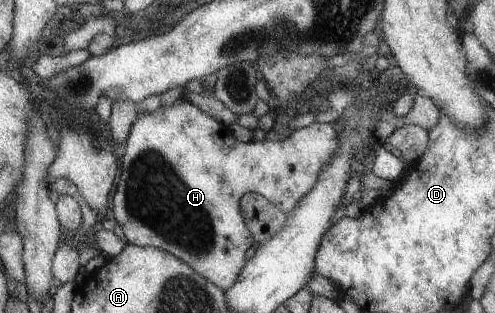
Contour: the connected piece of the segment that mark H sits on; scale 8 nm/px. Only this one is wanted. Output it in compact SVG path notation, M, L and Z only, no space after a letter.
M176 99L169 107L158 107L152 114L138 114L138 117L131 125L127 138L125 139L125 150L121 156L121 172L117 186L115 186L115 193L111 196L111 206L114 214L114 220L119 226L126 238L127 243L139 246L152 246L178 258L181 262L190 266L196 273L199 273L205 280L218 286L222 291L232 285L236 280L237 273L245 264L245 250L251 246L254 238L251 236L250 230L242 219L242 214L239 210L239 199L245 193L255 193L263 195L267 202L275 205L279 210L285 214L298 204L301 198L306 195L318 179L319 171L322 170L323 165L327 165L334 157L335 151L338 149L338 142L336 141L336 126L330 123L314 122L299 130L293 131L288 137L283 140L271 141L269 139L252 140L247 143L237 141L231 135L229 127L224 123L217 122L212 117L203 113L198 107L189 102L189 100Z

